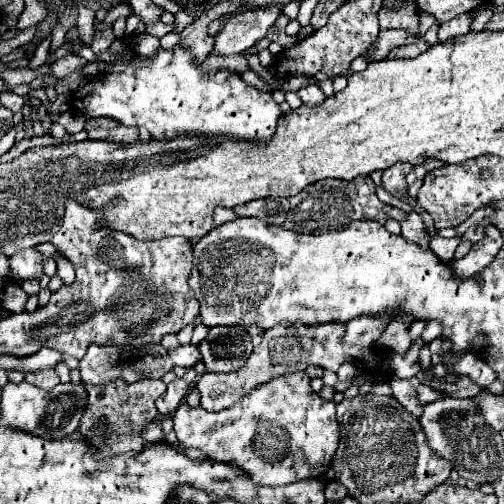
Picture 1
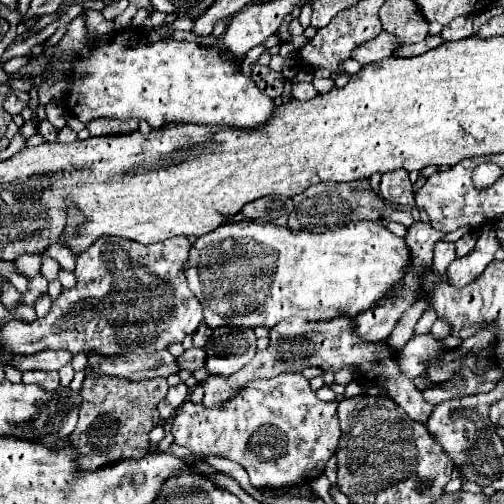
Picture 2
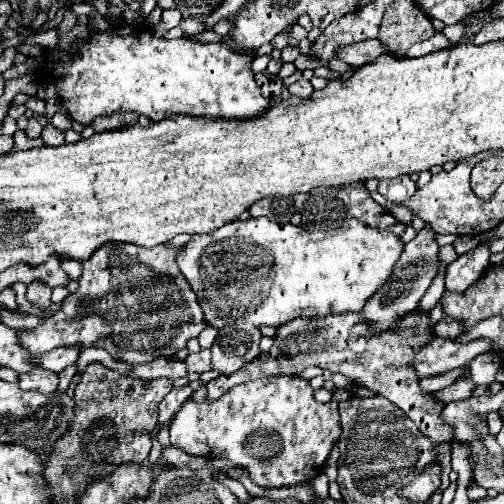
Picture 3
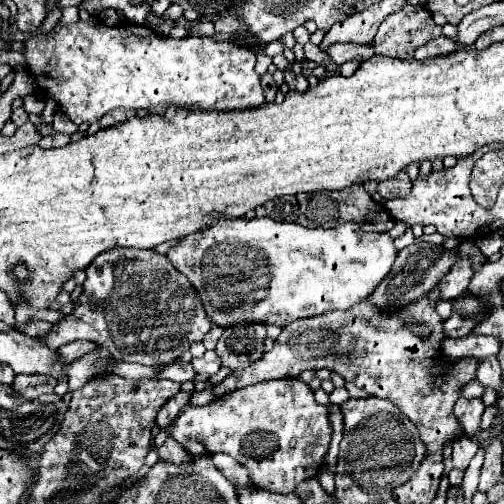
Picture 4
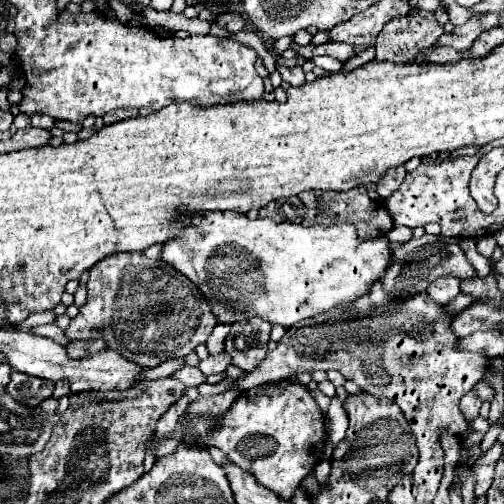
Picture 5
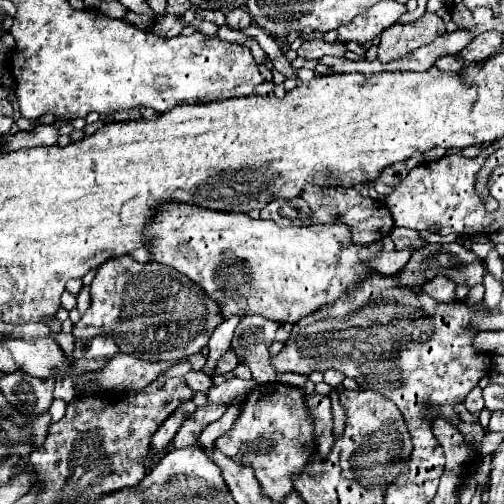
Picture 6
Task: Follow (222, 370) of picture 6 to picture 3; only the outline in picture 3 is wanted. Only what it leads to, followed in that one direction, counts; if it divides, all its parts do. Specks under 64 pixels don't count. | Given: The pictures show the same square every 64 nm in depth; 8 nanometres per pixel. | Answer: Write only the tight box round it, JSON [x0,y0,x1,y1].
[184,350,212,372]

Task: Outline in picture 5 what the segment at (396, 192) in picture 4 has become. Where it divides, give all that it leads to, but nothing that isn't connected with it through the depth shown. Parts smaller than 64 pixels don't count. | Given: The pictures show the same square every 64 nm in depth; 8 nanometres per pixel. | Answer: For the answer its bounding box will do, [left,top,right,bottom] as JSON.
[376,166,406,198]

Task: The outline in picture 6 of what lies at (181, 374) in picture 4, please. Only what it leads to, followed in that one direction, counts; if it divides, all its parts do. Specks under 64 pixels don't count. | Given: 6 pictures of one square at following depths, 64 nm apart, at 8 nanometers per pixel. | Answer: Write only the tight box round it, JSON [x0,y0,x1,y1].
[186,372,214,394]

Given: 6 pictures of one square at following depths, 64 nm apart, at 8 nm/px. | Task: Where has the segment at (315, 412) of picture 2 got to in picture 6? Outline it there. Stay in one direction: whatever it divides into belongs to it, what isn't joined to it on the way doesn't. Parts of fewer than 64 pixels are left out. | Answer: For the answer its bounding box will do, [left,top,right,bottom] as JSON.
[216,388,316,502]

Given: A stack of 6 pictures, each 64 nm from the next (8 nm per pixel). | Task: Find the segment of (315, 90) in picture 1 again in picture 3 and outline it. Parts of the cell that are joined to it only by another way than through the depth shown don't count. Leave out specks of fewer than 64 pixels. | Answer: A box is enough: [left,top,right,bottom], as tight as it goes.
[288,78,314,98]

